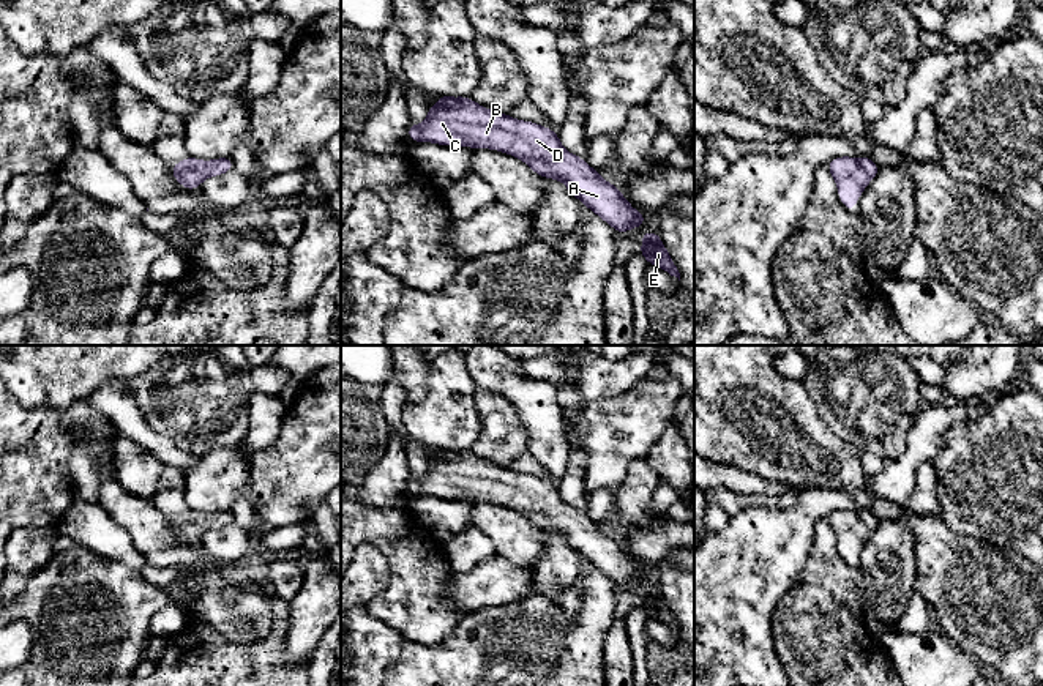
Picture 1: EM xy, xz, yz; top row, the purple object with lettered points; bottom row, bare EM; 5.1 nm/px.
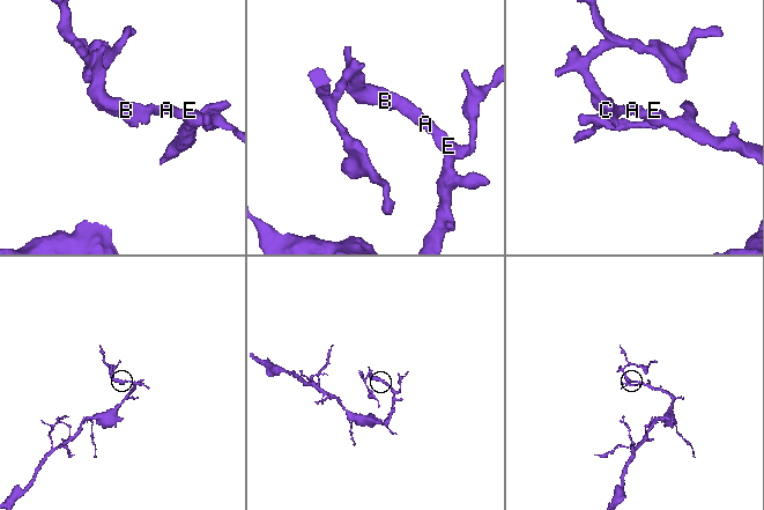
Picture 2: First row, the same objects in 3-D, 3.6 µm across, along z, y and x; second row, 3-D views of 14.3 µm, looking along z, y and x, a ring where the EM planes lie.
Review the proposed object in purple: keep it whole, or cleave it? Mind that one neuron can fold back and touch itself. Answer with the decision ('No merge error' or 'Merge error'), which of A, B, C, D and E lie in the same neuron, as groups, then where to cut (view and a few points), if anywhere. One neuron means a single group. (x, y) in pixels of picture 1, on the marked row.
No merge error. Groups: A B C D E. No split

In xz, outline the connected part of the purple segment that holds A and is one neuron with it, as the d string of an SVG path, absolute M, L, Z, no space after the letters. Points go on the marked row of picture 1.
M437 96L423 125L409 125L412 142L492 148L522 159L540 177L562 180L582 205L614 230L642 227L645 213L631 208L619 188L607 183L582 158L566 151L555 131L532 121L495 114L469 96Z

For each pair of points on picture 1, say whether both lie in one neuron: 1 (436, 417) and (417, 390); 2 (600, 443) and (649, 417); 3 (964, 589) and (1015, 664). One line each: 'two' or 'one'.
1: two
2: one
3: one

